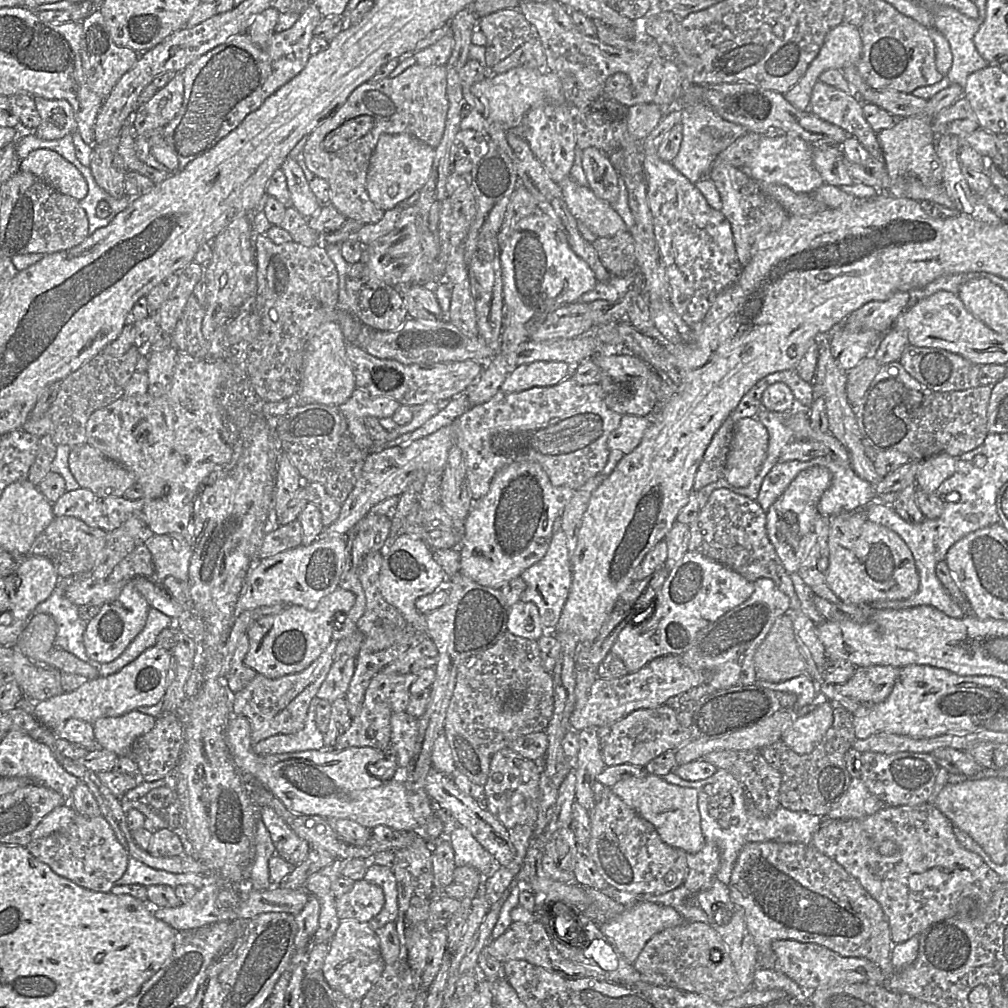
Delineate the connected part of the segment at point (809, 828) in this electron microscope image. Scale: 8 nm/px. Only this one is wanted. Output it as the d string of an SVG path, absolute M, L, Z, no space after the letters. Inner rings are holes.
M717 769L712 776L700 781L684 780L674 772L663 776L663 779L674 785L705 792L709 796L709 803L713 802L713 804L709 804L709 810L703 811L703 816L701 815L701 827L706 841L715 842L720 849L721 861L716 880L724 884L729 883L735 862L745 845L769 841L811 844L814 833L820 828L826 818L802 811L791 811L781 806L765 817L750 815L746 808L745 792L742 785L726 770ZM721 791L726 791L732 796L732 805L723 806L723 803L719 802Z

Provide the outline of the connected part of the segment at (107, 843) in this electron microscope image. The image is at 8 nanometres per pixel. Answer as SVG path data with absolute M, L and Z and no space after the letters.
M77 814L69 826L44 838L32 840L26 848L34 858L47 864L59 876L96 892L110 892L125 873L130 859L129 852L101 814L96 817Z

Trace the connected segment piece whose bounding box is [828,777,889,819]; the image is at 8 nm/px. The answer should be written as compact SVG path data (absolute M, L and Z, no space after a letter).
M853 777L846 792L829 813L828 819L862 818L889 807L872 794L859 777Z

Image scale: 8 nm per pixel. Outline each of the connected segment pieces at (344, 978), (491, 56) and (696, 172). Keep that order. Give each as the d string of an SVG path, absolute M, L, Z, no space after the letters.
M345 919L341 921L329 942L328 953L321 973L332 989L352 1001L359 1001L381 976L385 965L379 937L370 923Z
M518 9L500 10L480 18L476 29L486 37L484 66L492 69L527 42L535 31Z
M706 104L684 107L679 123L682 128L682 142L671 164L692 183L706 178L719 154L748 132L744 126L724 119Z

